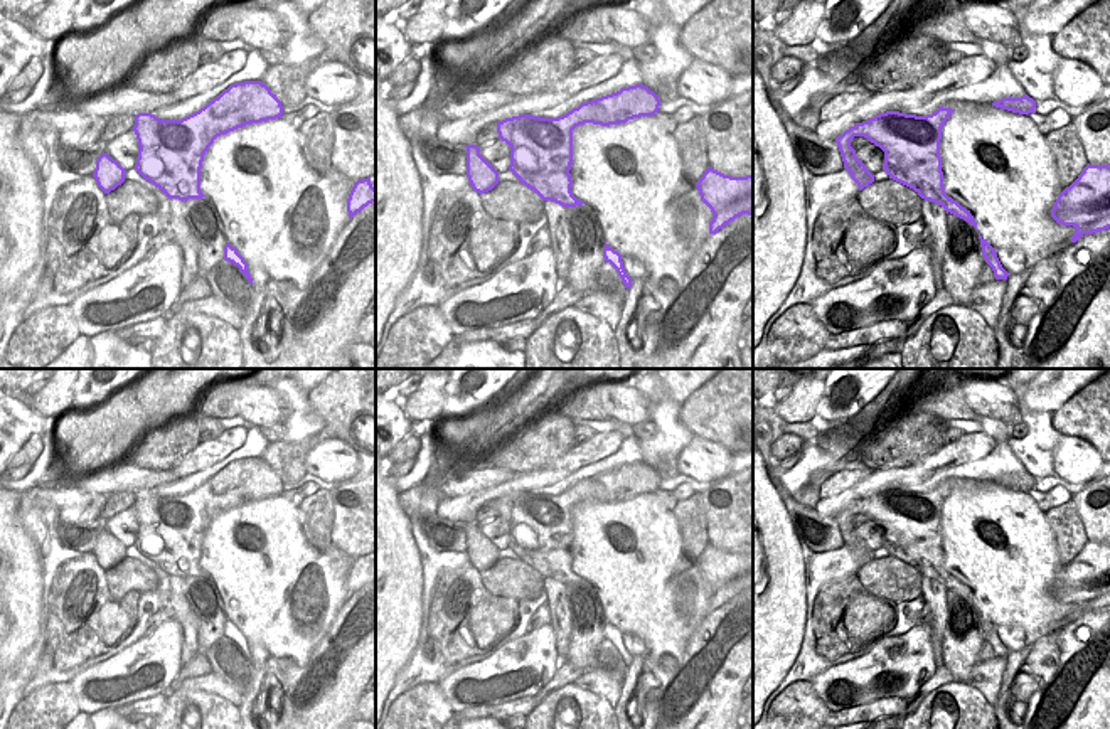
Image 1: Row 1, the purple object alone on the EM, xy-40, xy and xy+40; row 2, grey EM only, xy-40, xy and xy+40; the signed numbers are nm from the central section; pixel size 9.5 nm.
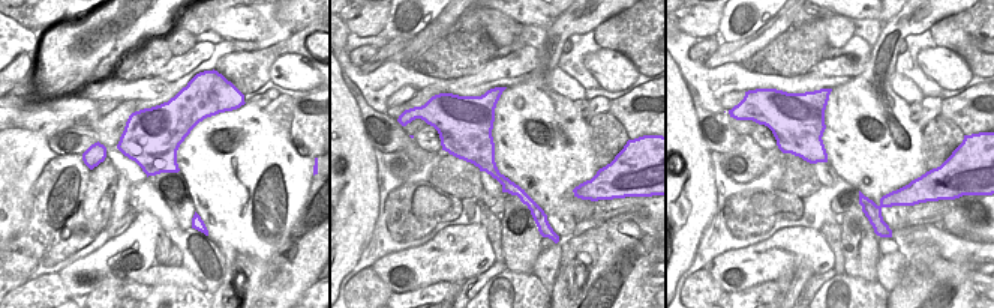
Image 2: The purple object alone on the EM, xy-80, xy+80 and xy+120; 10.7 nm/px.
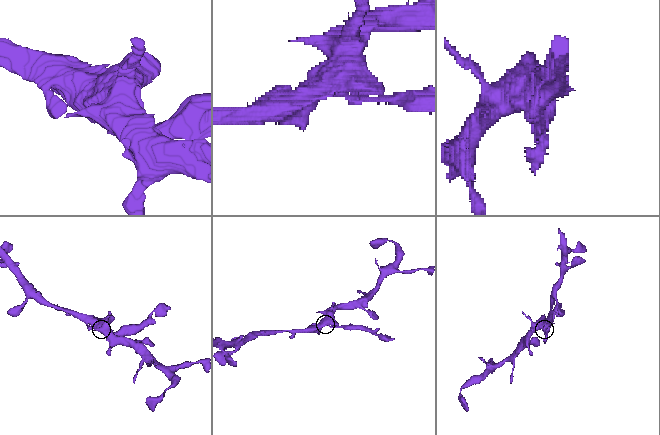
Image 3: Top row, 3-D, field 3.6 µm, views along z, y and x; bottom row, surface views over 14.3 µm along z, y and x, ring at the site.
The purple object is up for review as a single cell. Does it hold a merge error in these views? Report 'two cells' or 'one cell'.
two cells

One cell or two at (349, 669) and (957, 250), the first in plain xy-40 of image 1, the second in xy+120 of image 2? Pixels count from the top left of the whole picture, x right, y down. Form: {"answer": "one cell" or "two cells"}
{"answer": "two cells"}

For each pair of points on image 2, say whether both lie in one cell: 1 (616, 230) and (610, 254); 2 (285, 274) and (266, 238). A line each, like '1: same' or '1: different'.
1: same
2: different

